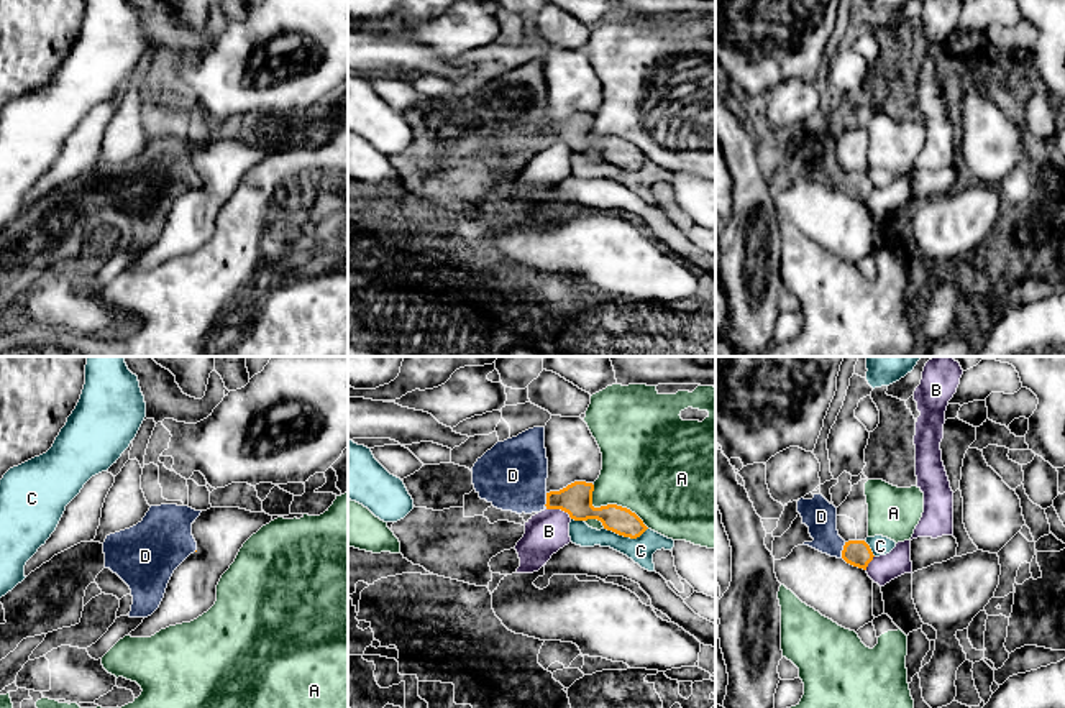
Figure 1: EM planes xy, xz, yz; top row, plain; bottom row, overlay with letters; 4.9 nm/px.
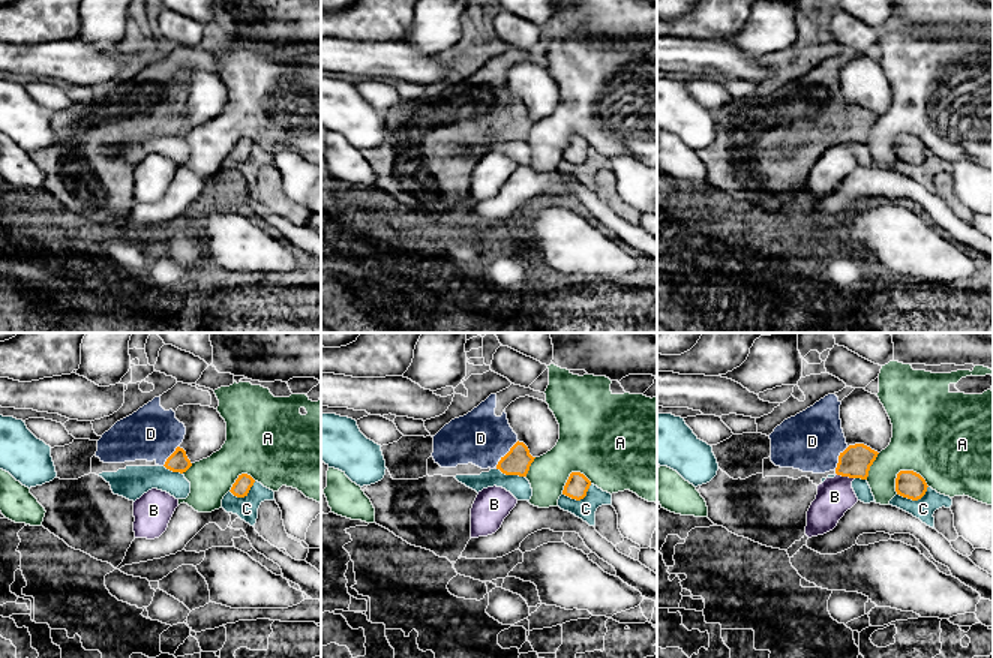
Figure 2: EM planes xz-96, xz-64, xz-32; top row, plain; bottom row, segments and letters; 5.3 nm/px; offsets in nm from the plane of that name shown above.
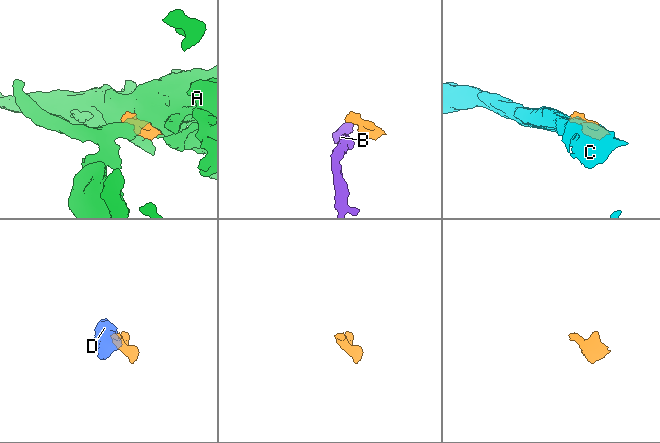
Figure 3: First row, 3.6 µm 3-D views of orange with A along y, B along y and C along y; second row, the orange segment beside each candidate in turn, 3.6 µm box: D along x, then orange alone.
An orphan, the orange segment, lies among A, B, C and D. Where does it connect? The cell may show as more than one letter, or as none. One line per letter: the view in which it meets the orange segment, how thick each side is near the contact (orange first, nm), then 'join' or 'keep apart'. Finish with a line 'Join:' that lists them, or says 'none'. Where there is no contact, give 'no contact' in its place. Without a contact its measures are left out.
A: meets orange in xz; 160 nm thick on the orange side, 440 nm on the other; keep apart
B: meets orange in xz; 160 nm thick on the orange side, 200 nm on the other; keep apart
C: meets orange in xz; 140 nm thick on the orange side, 120 nm on the other; keep apart
D: meets orange in yz; 130 nm thick on the orange side, 160 nm on the other; join
Join: D

